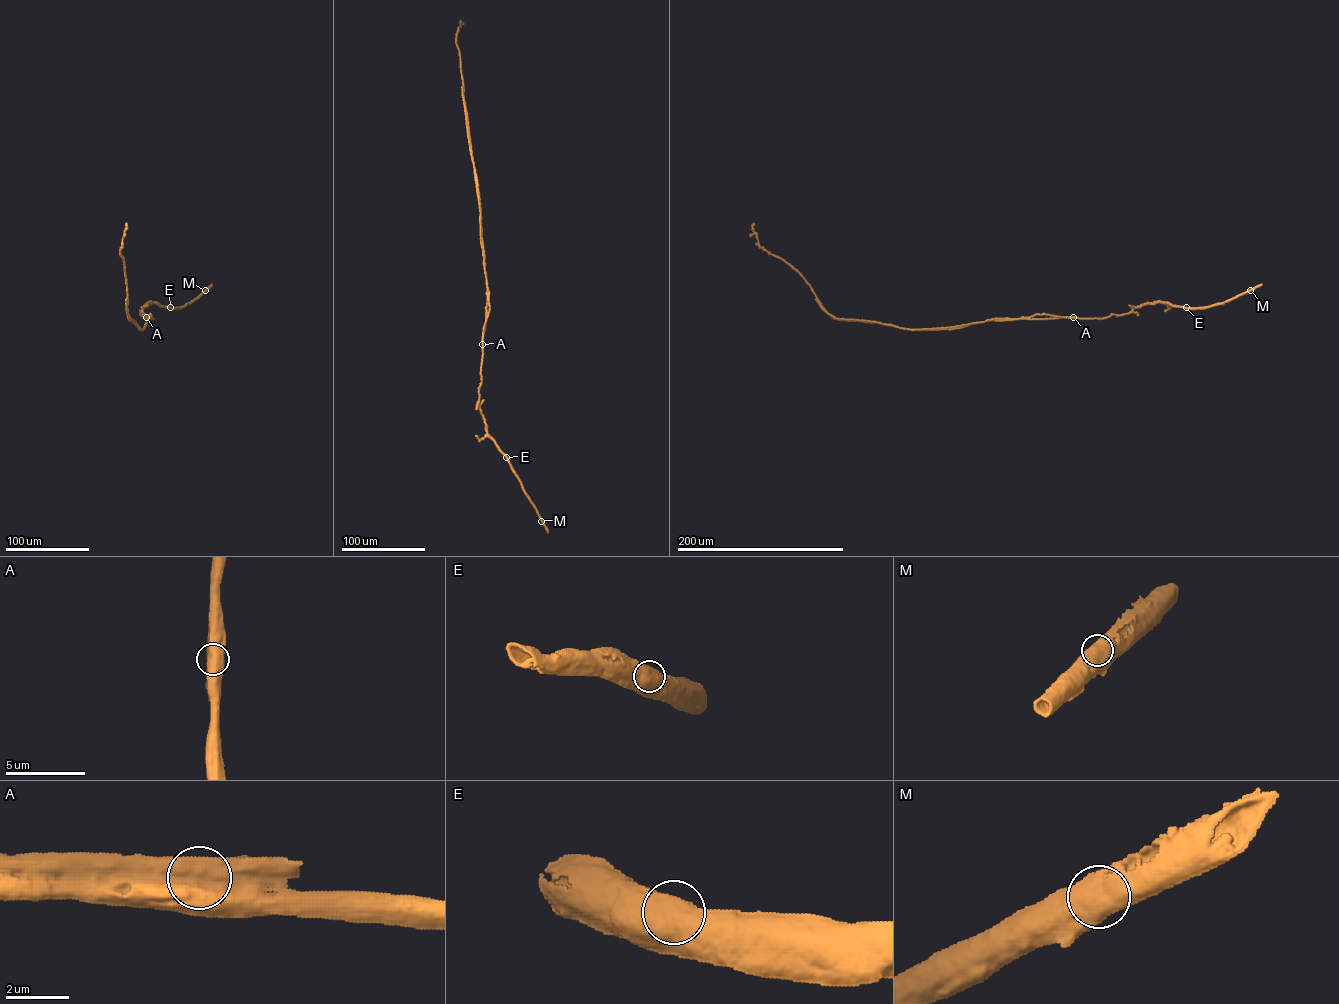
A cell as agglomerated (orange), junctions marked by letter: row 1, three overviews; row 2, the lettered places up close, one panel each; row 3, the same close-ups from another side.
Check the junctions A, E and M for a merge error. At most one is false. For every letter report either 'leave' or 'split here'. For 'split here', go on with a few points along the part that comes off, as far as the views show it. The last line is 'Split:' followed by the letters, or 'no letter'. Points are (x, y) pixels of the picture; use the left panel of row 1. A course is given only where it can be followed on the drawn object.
A: split here; course (146, 317), (153, 319), (148, 320), (140, 330), (128, 319), (126, 299)
E: leave
M: leave
Split: A

